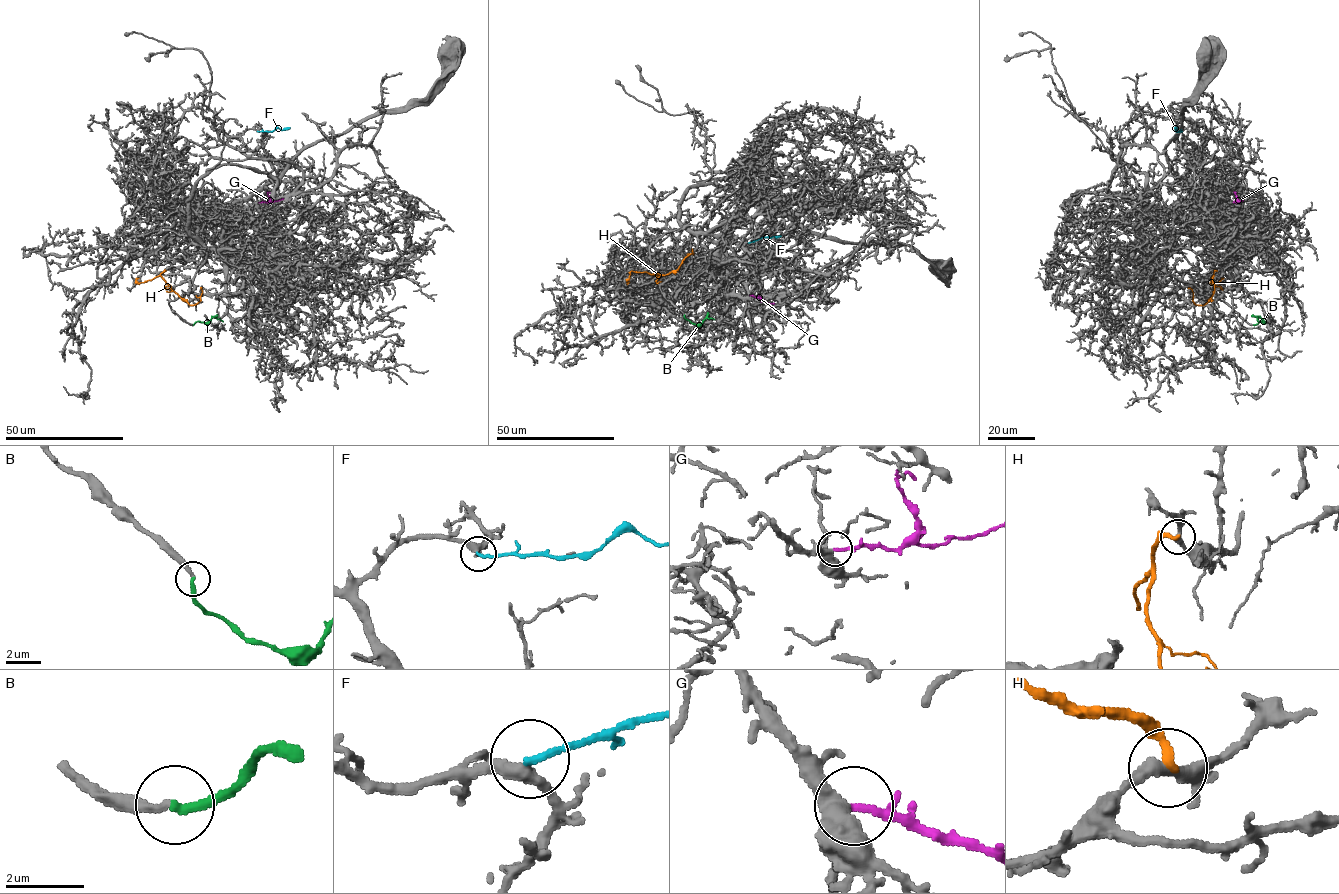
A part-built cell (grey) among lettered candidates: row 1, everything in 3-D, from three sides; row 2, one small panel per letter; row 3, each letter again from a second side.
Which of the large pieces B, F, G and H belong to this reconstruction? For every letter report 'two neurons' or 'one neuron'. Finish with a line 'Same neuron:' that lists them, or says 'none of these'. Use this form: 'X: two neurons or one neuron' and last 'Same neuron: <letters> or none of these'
B: one neuron
F: two neurons
G: one neuron
H: two neurons
Same neuron: B, G

